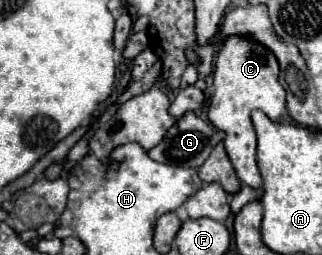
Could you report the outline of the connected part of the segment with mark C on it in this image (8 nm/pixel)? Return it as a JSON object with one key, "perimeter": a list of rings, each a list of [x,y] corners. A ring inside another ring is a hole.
{"perimeter":[[[230,36],[216,56],[214,94],[210,98],[208,118],[218,130],[226,132],[224,146],[232,160],[236,176],[250,188],[262,188],[262,178],[256,166],[256,136],[250,114],[252,110],[260,108],[272,122],[278,122],[282,118],[282,112],[286,110],[286,90],[278,82],[278,74],[280,68],[276,56],[266,46],[256,44],[248,38]]]}

